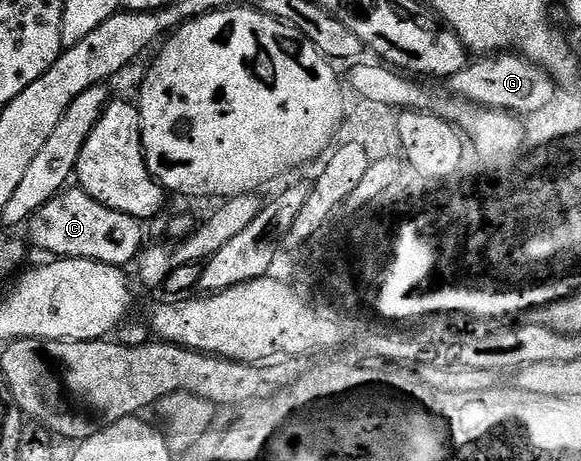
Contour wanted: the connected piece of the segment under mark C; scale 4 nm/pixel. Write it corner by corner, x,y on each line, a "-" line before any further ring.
68,188
50,199
28,219
26,231
40,250
62,258
93,258
96,262
128,268
145,249
144,230
137,219
117,210
111,210
90,197
85,190

